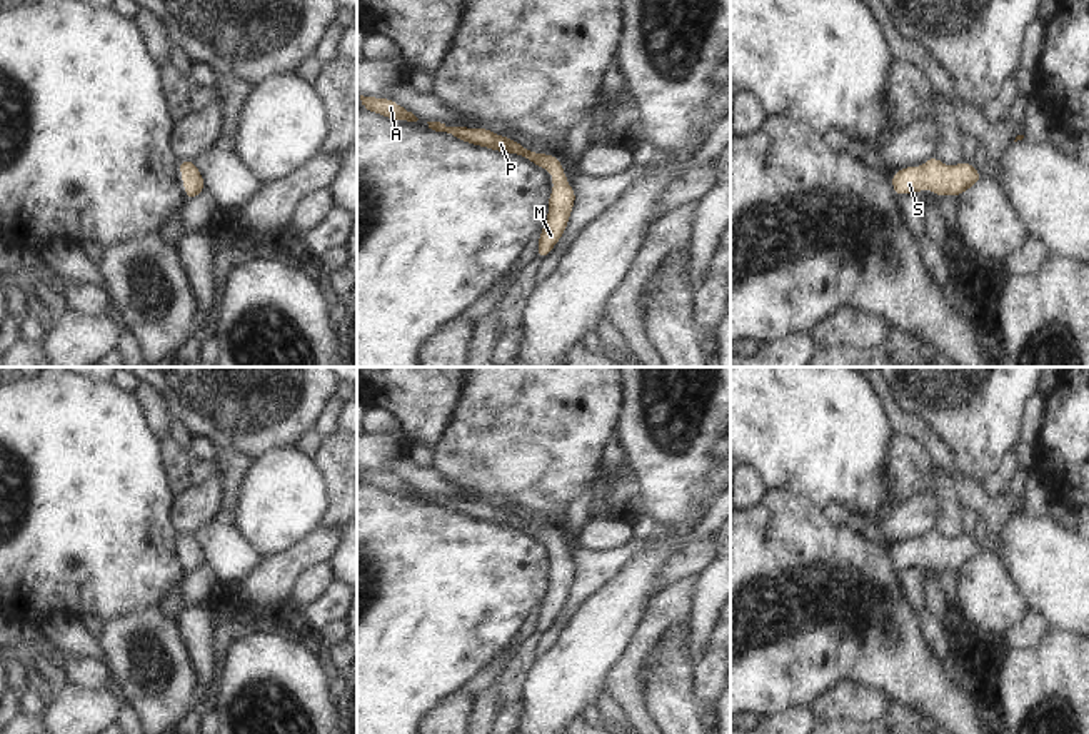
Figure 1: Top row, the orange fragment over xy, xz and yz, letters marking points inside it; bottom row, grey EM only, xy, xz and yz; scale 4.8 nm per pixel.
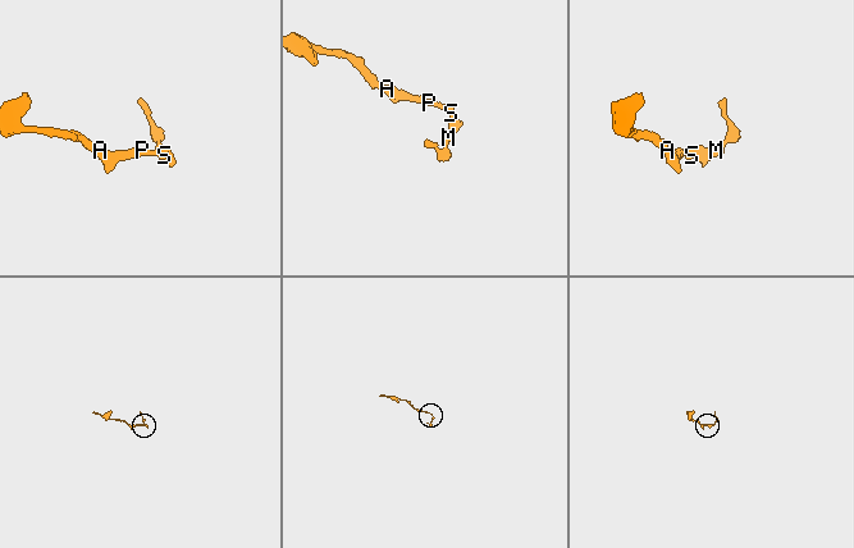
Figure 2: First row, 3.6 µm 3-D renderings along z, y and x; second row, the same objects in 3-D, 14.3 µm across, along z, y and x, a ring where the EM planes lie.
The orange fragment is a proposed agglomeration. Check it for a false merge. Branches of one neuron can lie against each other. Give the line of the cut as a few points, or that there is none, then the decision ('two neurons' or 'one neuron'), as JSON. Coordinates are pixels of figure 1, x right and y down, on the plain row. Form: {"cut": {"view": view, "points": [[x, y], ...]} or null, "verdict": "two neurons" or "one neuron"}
{"cut": null, "verdict": "one neuron"}

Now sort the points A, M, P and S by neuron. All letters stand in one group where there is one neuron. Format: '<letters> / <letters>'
A M P S

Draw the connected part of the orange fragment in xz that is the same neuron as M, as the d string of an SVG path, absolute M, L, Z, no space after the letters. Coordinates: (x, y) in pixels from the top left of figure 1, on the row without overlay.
M440 495L427 497L429 502L435 505L450 507L459 514L497 525L517 527L535 537L539 542L549 542L552 545L552 557L555 564L549 567L549 591L540 606L535 629L539 632L545 632L560 614L569 597L570 584L575 577L575 564L567 557L560 534L555 529L535 527L512 512L492 507L489 502L450 500Z

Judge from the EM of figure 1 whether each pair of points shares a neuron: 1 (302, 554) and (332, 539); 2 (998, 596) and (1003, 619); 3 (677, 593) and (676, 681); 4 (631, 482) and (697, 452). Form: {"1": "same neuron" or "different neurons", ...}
{"1": "same neuron", "2": "same neuron", "3": "different neurons", "4": "different neurons"}

